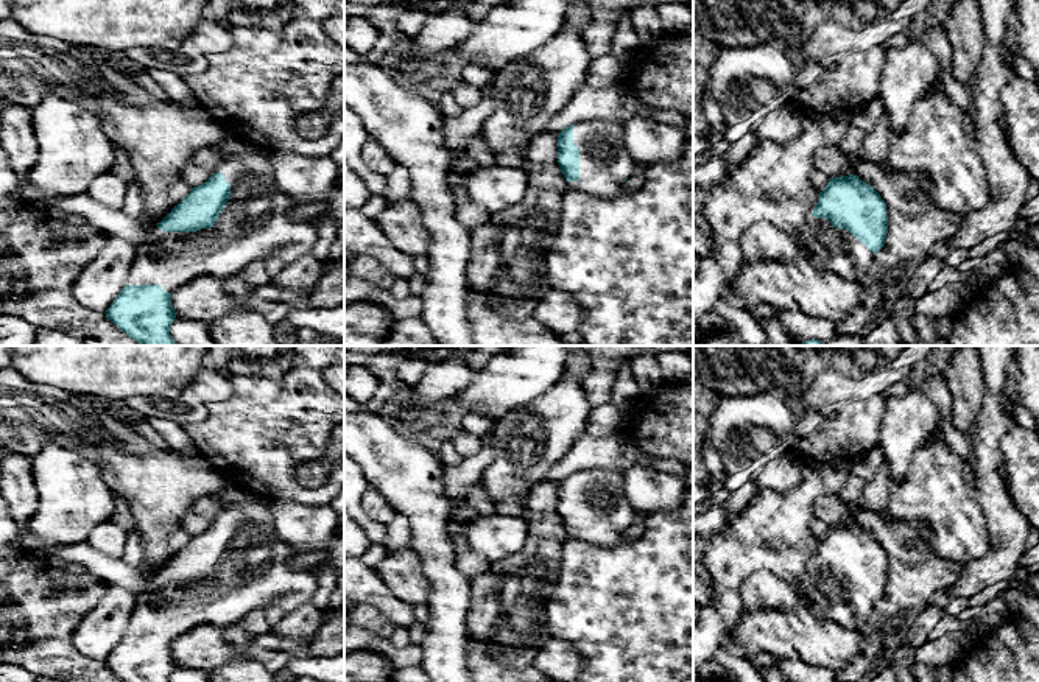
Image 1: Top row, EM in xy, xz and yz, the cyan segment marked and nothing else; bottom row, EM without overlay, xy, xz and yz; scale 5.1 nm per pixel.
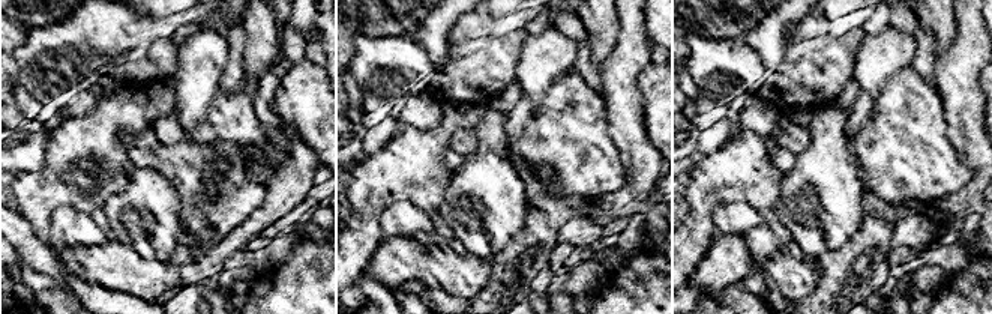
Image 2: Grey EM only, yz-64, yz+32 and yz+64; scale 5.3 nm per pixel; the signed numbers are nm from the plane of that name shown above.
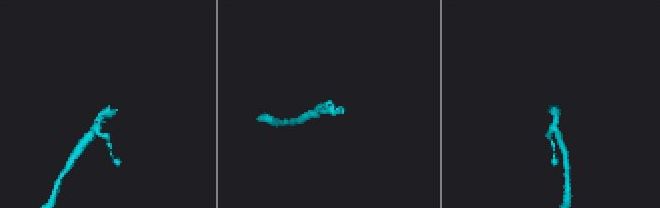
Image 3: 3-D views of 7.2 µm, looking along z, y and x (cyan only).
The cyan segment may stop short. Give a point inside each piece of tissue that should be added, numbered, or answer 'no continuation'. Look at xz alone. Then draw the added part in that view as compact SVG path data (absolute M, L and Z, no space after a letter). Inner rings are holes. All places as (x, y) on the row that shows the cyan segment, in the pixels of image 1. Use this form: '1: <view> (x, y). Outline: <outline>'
1: xz (605, 162). Outline: M584 120L573 126L573 143L579 148L579 179L567 182L570 190L598 198L623 196L623 179L639 165L628 153L623 125L618 120Z

